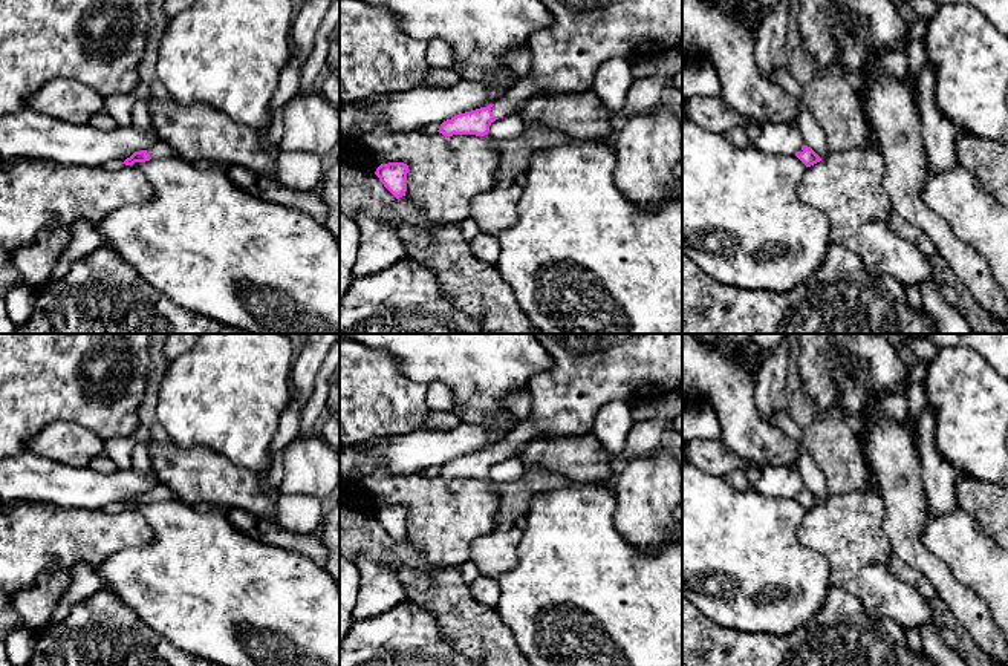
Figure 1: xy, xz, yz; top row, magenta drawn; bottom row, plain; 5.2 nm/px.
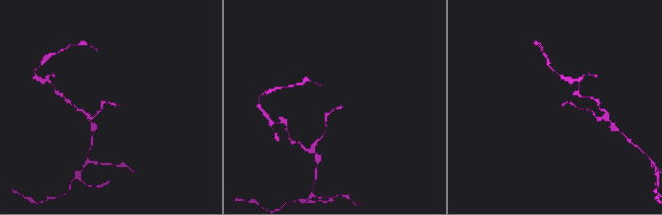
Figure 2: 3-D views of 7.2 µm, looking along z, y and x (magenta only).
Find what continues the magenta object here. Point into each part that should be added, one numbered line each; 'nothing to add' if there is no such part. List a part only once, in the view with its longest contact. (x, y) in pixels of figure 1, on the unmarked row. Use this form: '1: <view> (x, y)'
1: xz (589, 371)

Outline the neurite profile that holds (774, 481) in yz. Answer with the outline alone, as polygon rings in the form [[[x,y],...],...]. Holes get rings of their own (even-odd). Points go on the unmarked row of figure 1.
[[[765,465],[754,488],[763,496],[795,498],[805,482],[794,467]]]

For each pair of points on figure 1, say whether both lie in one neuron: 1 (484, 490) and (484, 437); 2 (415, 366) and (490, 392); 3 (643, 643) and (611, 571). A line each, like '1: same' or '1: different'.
1: different
2: same
3: same

